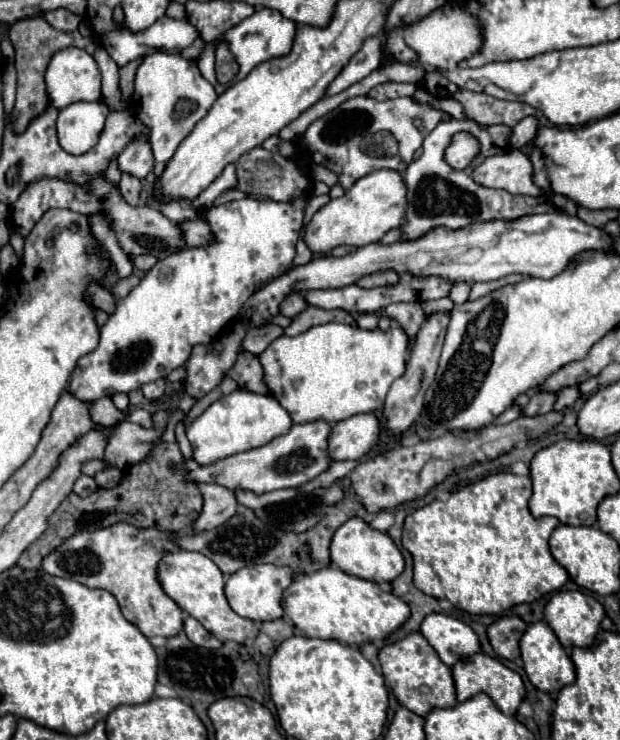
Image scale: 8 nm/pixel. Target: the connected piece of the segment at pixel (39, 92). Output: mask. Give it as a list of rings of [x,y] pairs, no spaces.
[[[33,16],[33,18],[23,18],[15,22],[9,30],[11,44],[15,48],[15,70],[17,70],[17,102],[13,108],[13,130],[15,134],[23,134],[29,122],[37,116],[41,116],[47,106],[49,106],[49,96],[47,96],[47,86],[45,86],[45,70],[51,60],[51,56],[63,48],[77,46],[85,48],[85,44],[93,44],[93,38],[81,36],[77,30],[75,32],[61,32],[49,26],[49,22],[43,16]]]

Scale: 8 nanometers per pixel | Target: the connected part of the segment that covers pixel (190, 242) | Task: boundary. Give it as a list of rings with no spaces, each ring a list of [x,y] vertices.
[[[183,220],[177,224],[183,236],[185,246],[203,246],[207,242],[211,242],[211,232],[209,232],[209,224],[205,220]]]

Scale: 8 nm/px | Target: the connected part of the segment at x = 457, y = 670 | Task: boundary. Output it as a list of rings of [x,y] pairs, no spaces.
[[[477,652],[475,656],[471,658],[465,658],[461,662],[457,662],[453,666],[453,680],[455,680],[455,688],[457,688],[457,700],[459,702],[465,702],[469,698],[473,698],[475,694],[481,694],[485,692],[487,696],[491,696],[497,704],[497,708],[505,714],[505,716],[515,716],[517,714],[517,708],[519,704],[523,702],[523,696],[525,696],[525,686],[523,686],[523,680],[521,676],[507,668],[503,662],[483,654],[483,652]]]

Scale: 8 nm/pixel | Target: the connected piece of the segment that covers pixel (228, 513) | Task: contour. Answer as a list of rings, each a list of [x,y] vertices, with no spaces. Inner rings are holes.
[[[199,484],[199,490],[203,494],[203,510],[199,514],[199,518],[193,524],[193,532],[205,532],[205,530],[213,530],[219,524],[227,522],[233,514],[235,514],[235,494],[219,484]]]

